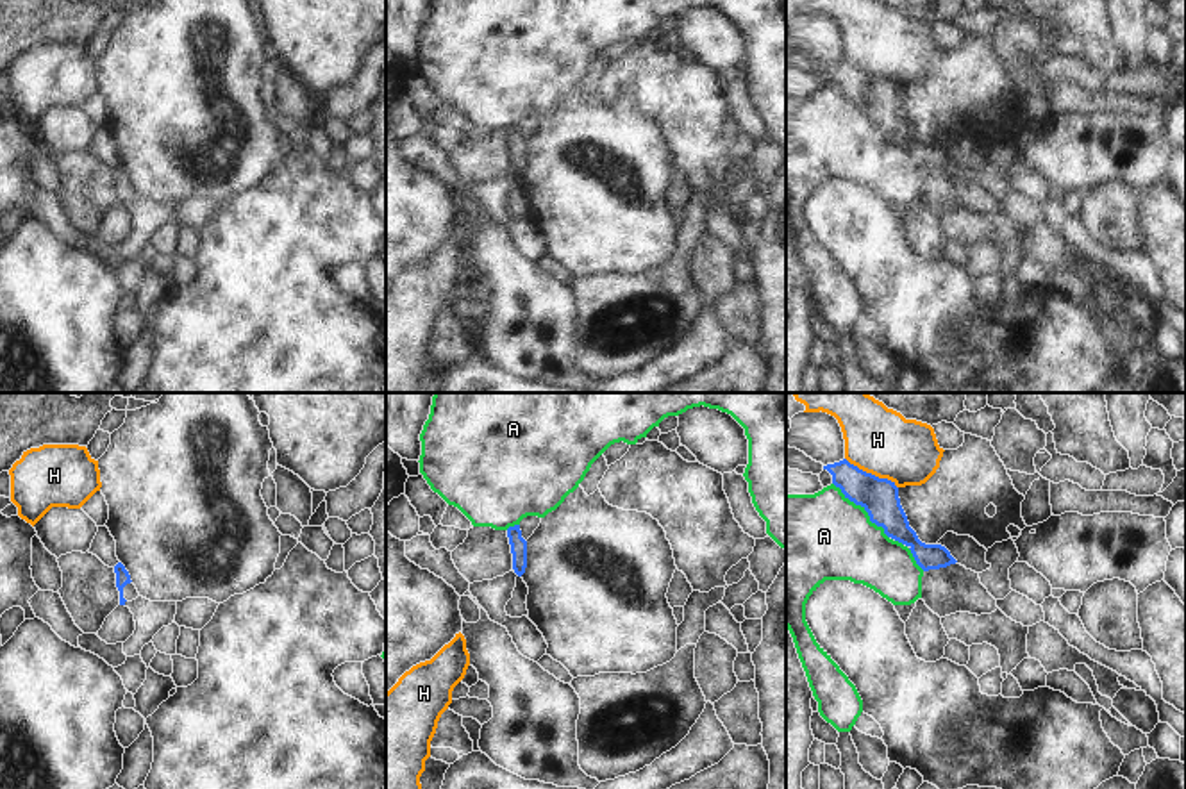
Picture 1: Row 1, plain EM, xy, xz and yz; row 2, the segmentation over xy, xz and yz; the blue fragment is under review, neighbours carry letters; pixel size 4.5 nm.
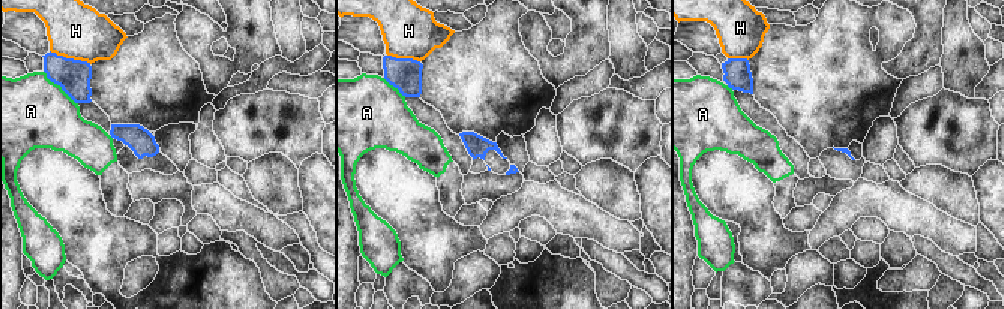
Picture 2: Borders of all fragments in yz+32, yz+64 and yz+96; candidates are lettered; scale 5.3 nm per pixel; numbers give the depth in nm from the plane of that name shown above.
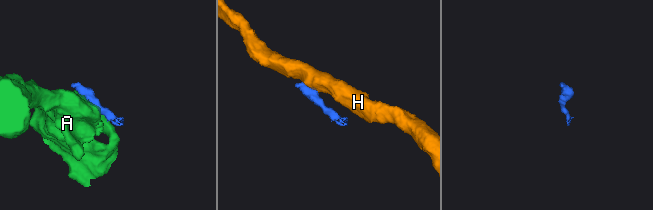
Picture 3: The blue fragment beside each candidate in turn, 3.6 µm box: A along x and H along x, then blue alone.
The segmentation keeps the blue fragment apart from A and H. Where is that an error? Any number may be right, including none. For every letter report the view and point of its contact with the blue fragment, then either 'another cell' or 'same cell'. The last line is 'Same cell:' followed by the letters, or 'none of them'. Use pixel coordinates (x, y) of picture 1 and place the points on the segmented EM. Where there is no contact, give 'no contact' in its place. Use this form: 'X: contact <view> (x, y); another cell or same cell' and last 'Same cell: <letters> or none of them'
A: contact yz (865, 509); another cell
H: contact yz (870, 473); another cell
Same cell: none of them

